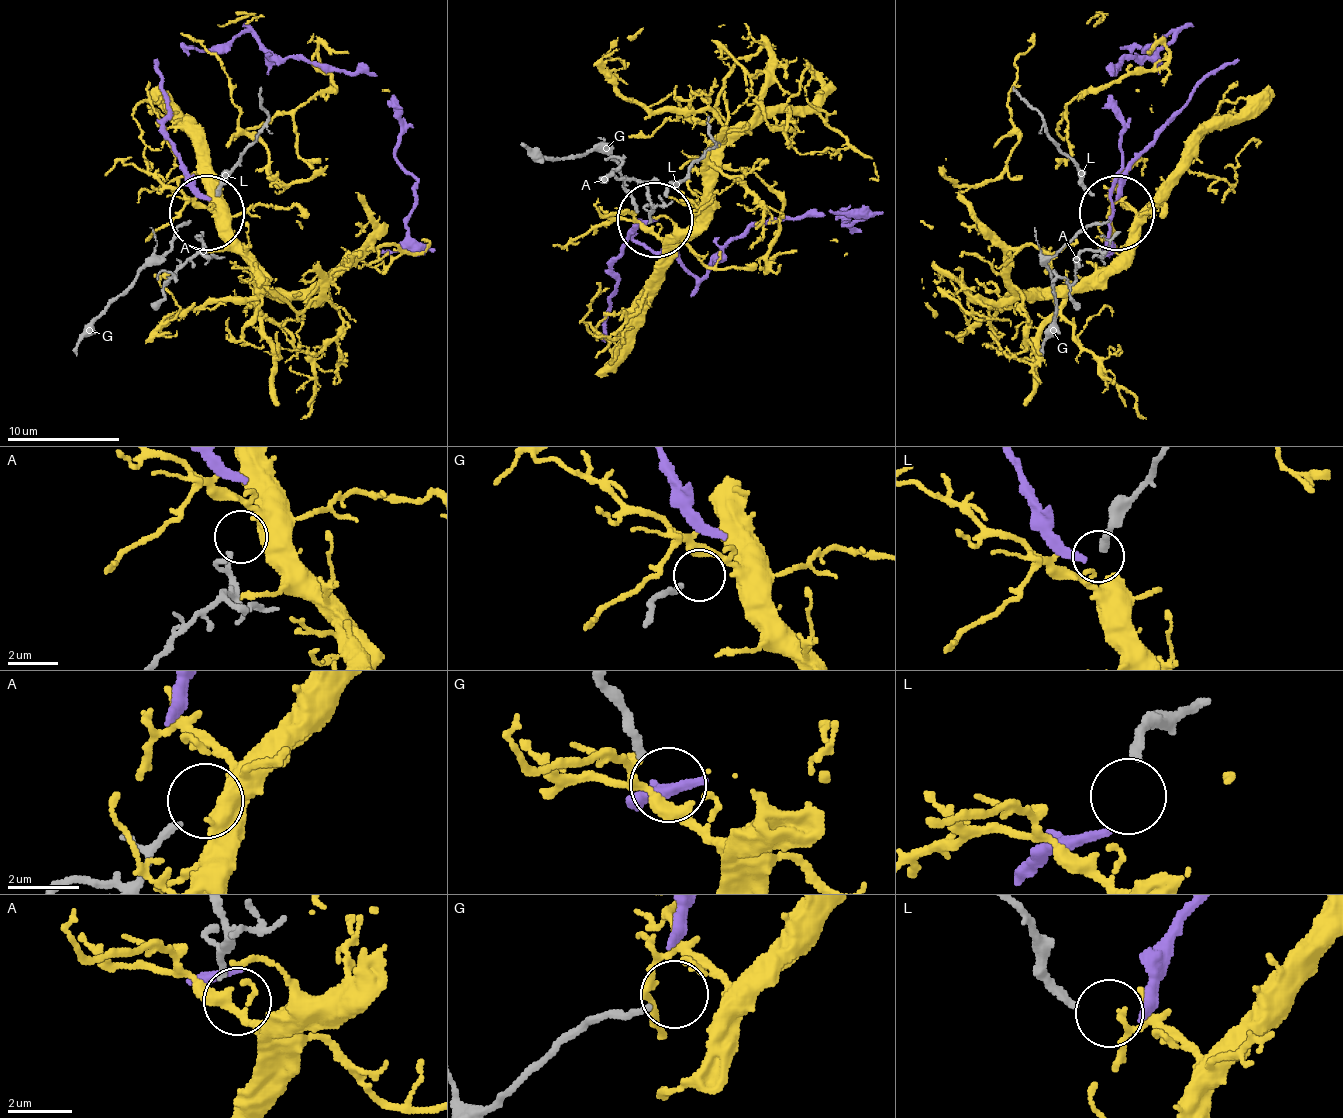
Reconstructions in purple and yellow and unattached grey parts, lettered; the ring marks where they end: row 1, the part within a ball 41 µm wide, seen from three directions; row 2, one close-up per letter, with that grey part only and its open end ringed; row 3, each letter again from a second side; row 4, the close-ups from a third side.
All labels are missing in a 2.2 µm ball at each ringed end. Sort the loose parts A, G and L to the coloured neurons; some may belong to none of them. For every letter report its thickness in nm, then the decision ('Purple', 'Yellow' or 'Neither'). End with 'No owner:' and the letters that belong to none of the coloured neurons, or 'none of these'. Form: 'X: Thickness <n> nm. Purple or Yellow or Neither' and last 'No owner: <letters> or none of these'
A: Thickness 200 nm. Yellow
G: Thickness 200 nm. Neither
L: Thickness 240 nm. Purple
No owner: G

